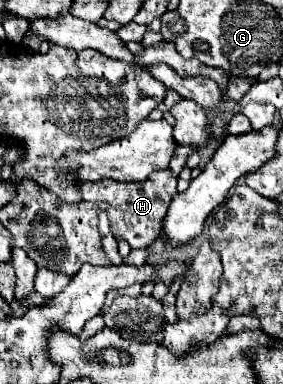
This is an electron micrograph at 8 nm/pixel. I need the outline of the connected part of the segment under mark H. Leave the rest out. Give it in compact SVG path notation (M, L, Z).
M160 170L144 182L116 184L116 240L126 240L130 248L146 248L162 232L162 222L176 194L176 178L170 170Z

